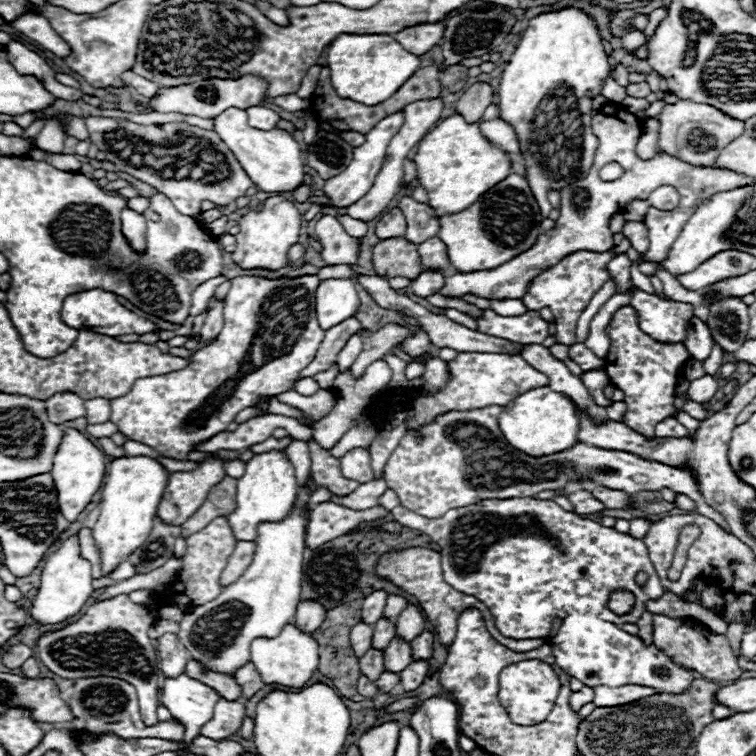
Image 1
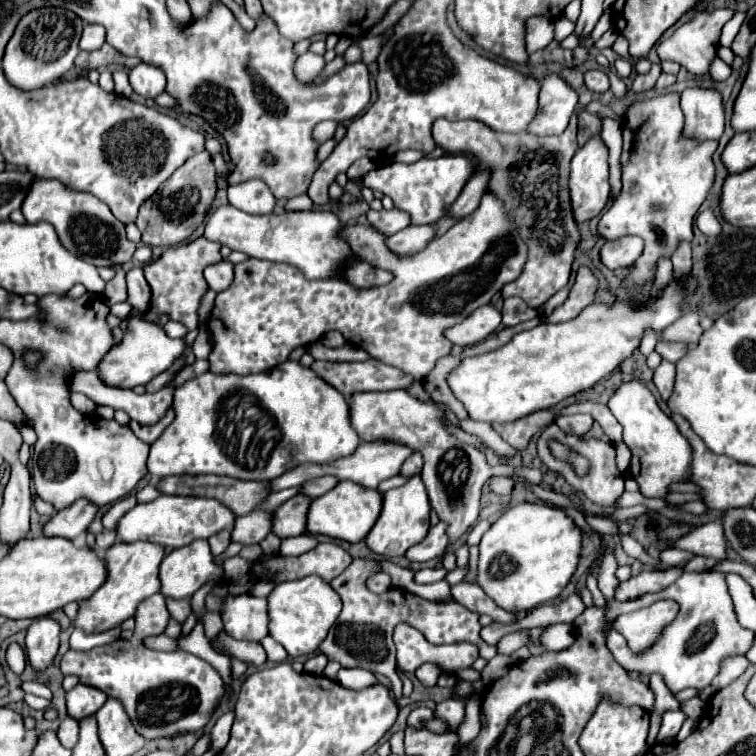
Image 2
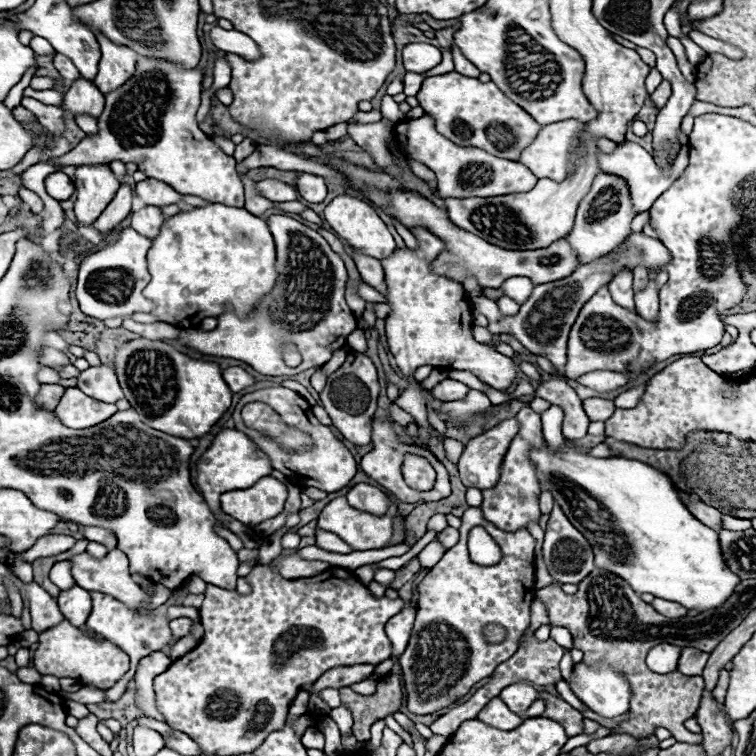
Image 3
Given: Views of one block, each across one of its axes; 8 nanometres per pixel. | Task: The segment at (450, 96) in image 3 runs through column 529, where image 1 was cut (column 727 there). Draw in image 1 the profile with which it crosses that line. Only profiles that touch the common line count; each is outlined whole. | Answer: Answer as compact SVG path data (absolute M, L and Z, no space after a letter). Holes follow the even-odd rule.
M680 100L676 104L666 104L660 112L658 146L676 158L682 158L684 162L692 162L694 166L714 166L716 158L720 156L718 152L724 150L732 138L738 138L740 132L744 132L744 122L728 118L728 114L722 110L692 100Z

